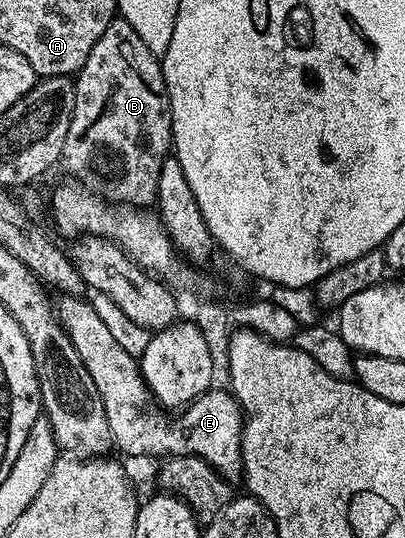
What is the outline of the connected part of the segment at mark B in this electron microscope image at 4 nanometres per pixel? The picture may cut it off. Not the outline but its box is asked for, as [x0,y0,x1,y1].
[60,18,172,209]

